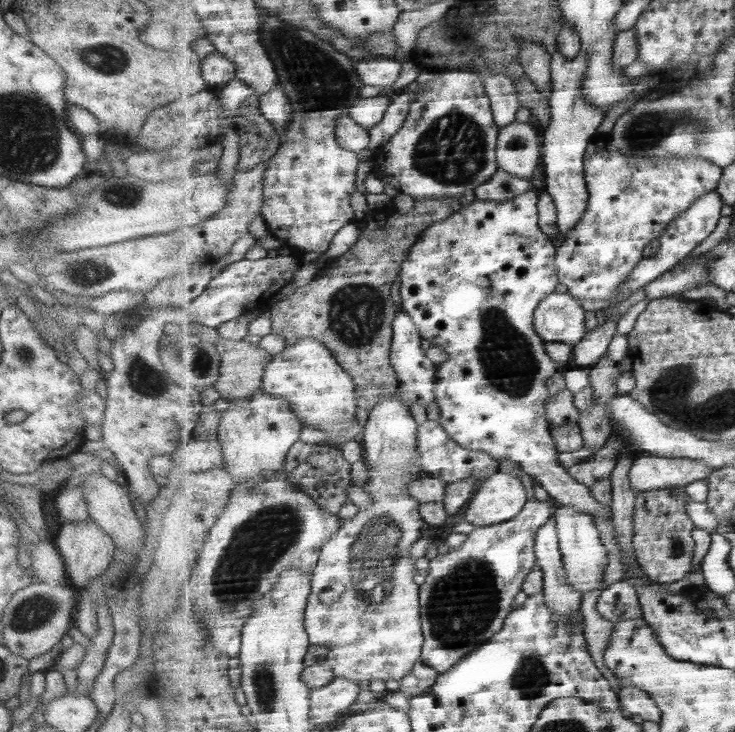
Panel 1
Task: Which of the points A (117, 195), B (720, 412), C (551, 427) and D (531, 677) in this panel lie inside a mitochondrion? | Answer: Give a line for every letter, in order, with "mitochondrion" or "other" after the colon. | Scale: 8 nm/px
A: mitochondrion
B: mitochondrion
C: other
D: mitochondrion

